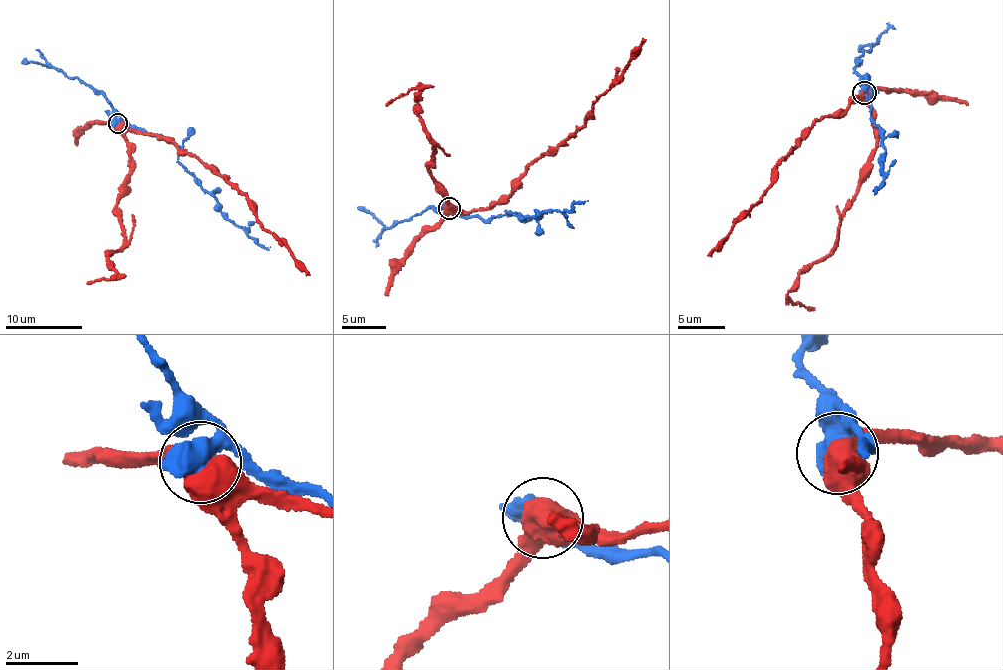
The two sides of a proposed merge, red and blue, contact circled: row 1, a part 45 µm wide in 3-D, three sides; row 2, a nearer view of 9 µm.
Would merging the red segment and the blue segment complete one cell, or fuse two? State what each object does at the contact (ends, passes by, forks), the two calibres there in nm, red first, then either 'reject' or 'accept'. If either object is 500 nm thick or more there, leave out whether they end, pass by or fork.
600/500 nm | reject

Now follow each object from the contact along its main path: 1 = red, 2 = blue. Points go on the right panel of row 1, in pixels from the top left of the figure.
1: (865, 92), (869, 94), (862, 92), (841, 112), (808, 127), (778, 163), (777, 177), (762, 200), (708, 254)
2: (865, 92), (868, 85), (875, 94), (869, 95), (869, 119), (880, 130), (884, 157), (884, 182), (872, 191)

